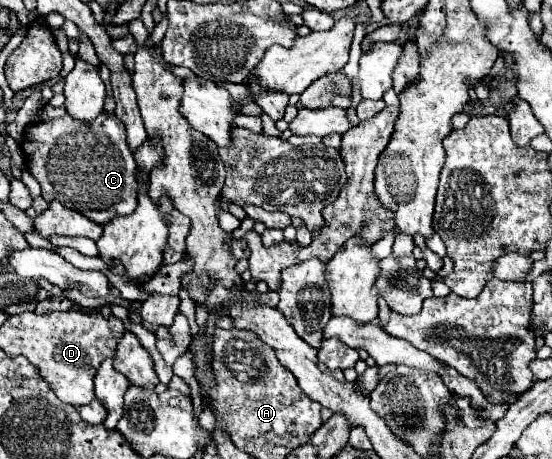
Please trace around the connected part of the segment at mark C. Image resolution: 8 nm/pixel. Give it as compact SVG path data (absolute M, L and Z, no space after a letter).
M101 113L93 123L81 123L73 117L65 115L53 121L41 121L29 127L29 131L23 135L23 153L25 153L25 165L29 173L39 181L41 185L41 197L49 203L53 199L61 201L65 207L79 211L87 219L105 225L117 215L129 215L137 207L137 193L139 185L135 179L137 163L133 159L133 153L127 149L123 123L117 121L115 115Z

